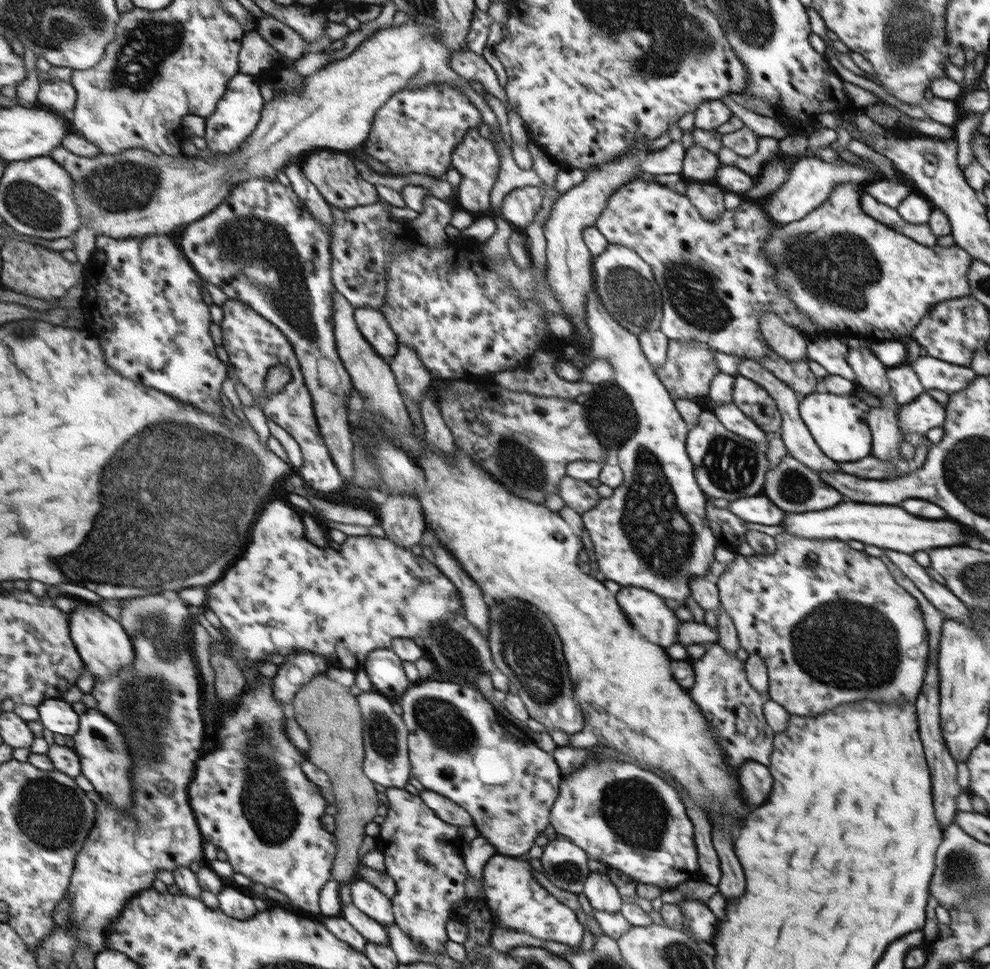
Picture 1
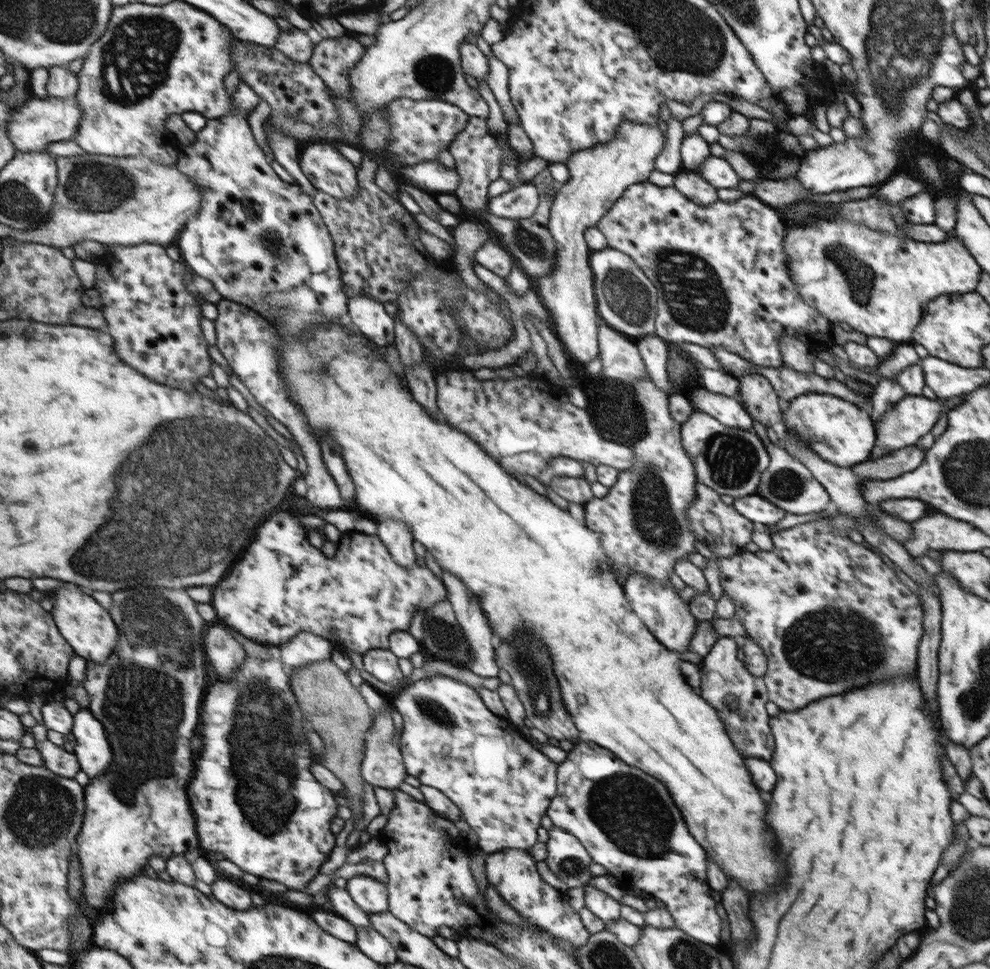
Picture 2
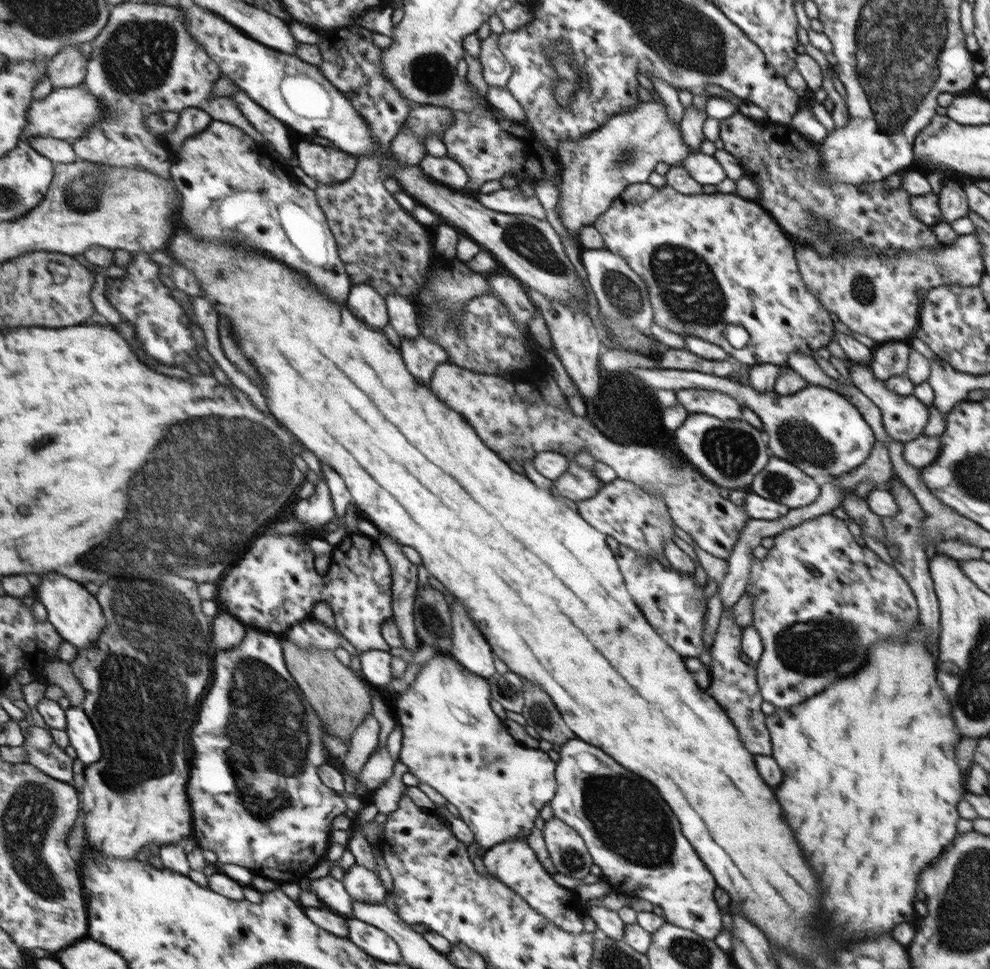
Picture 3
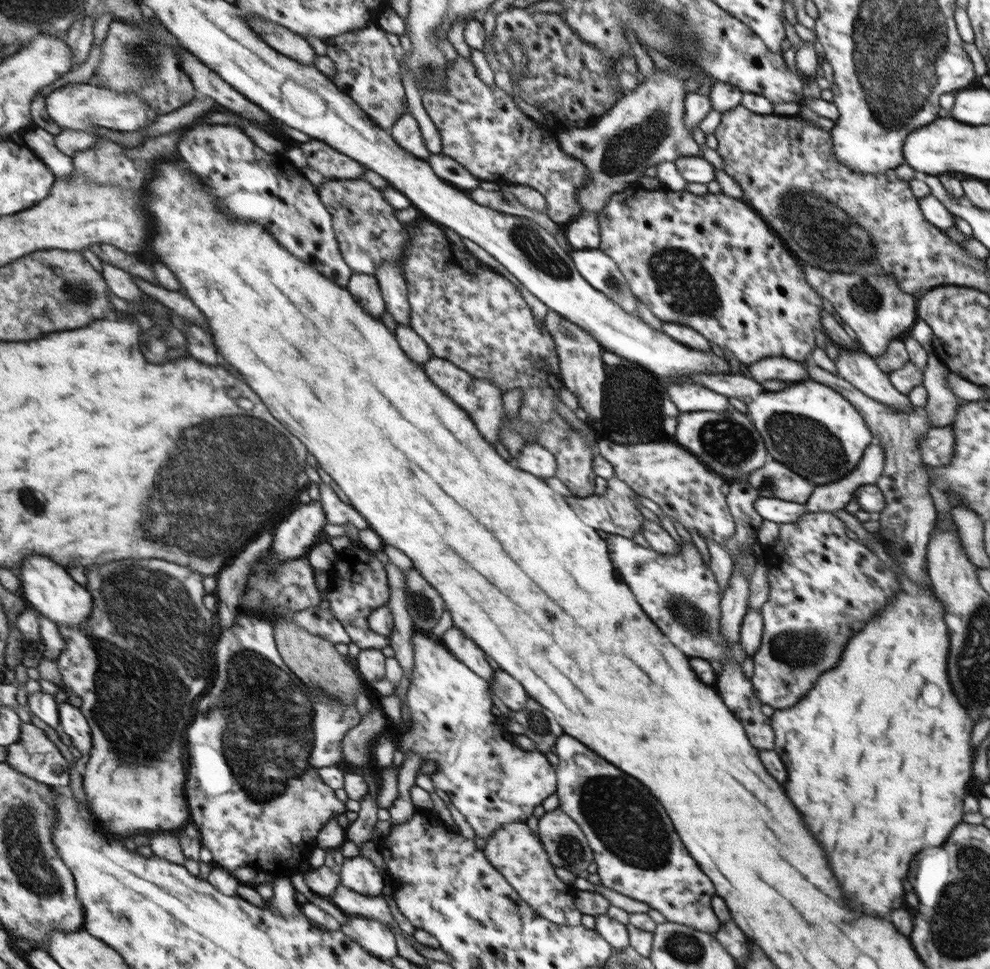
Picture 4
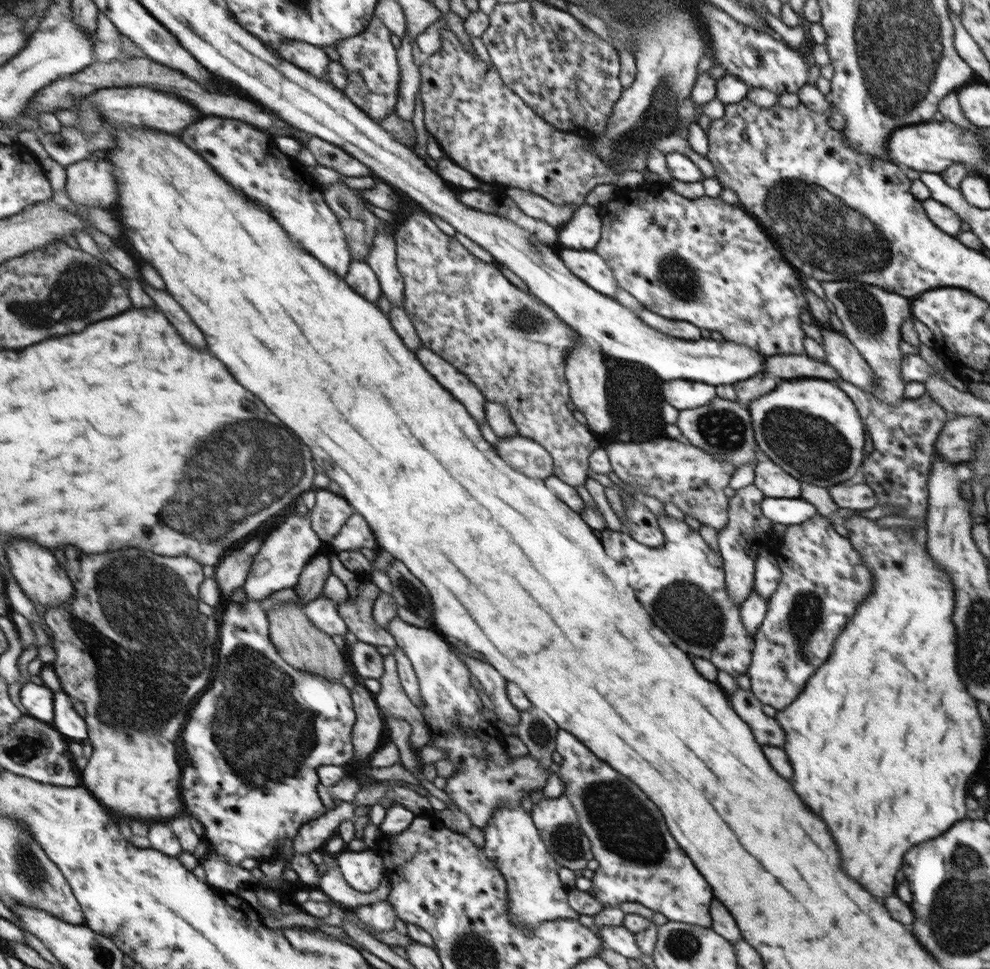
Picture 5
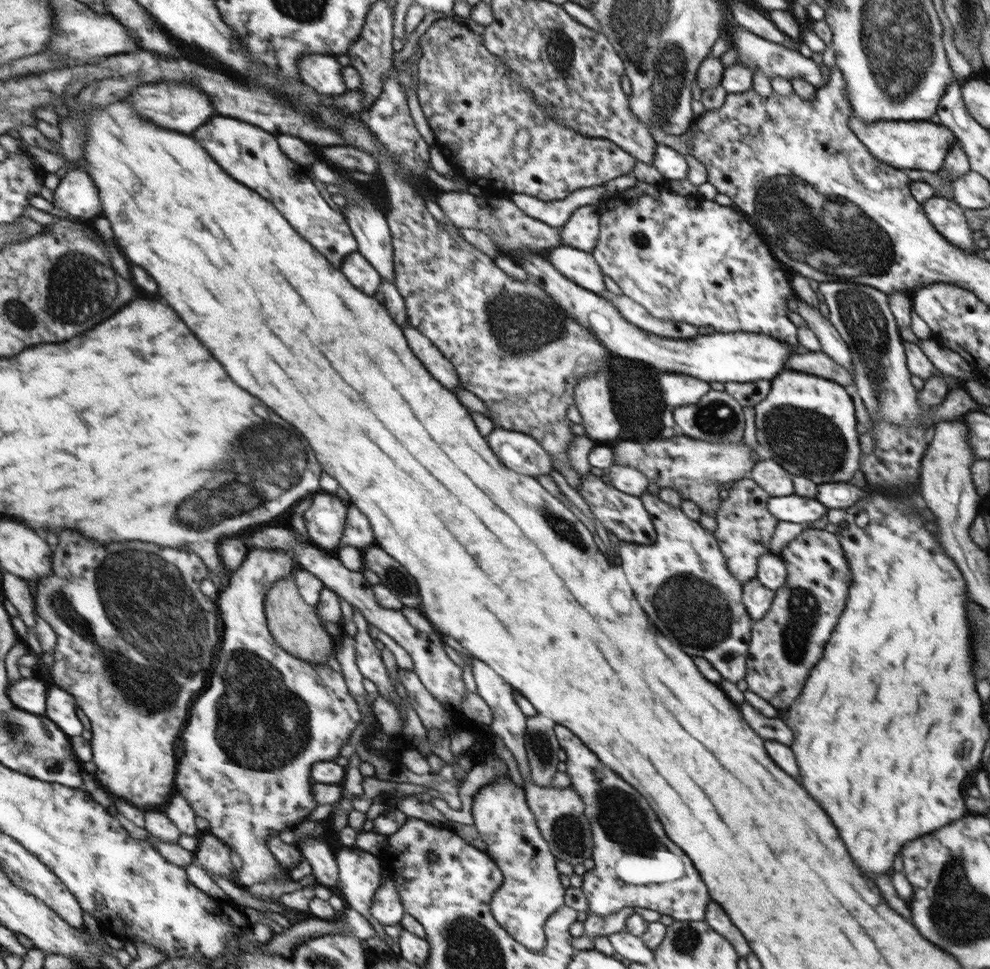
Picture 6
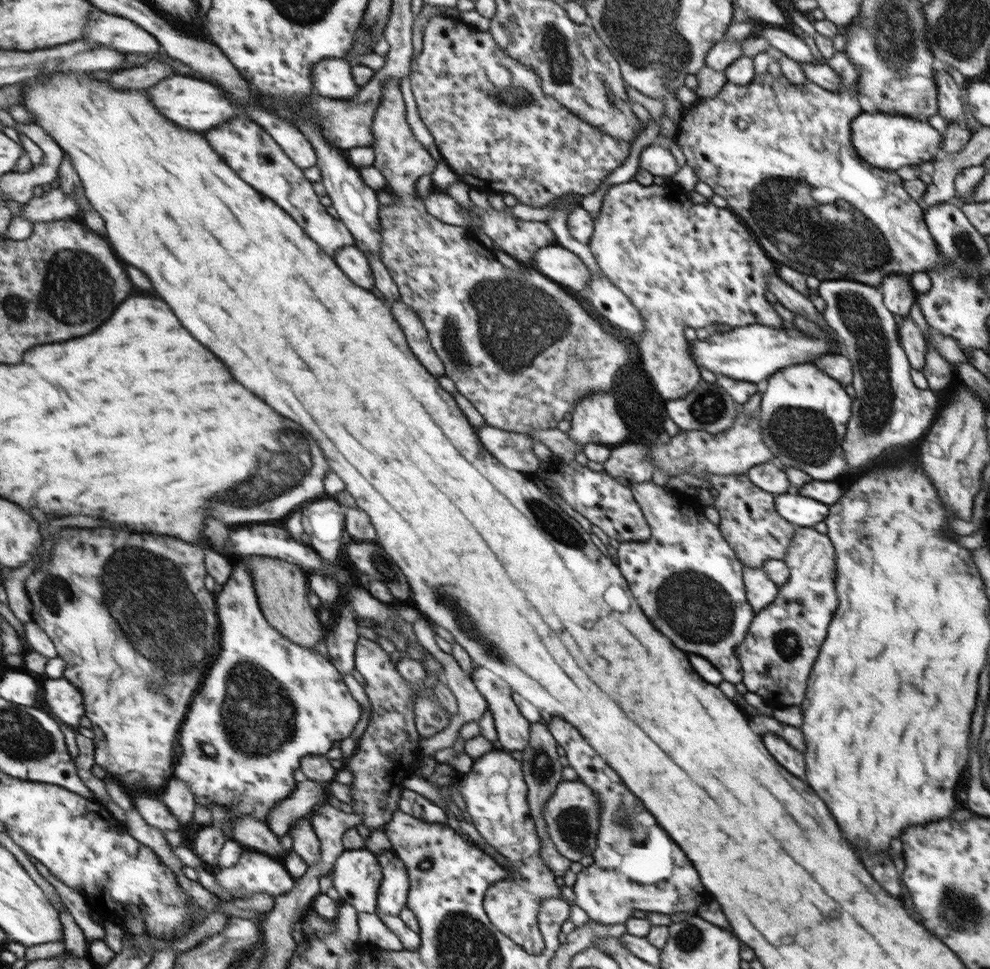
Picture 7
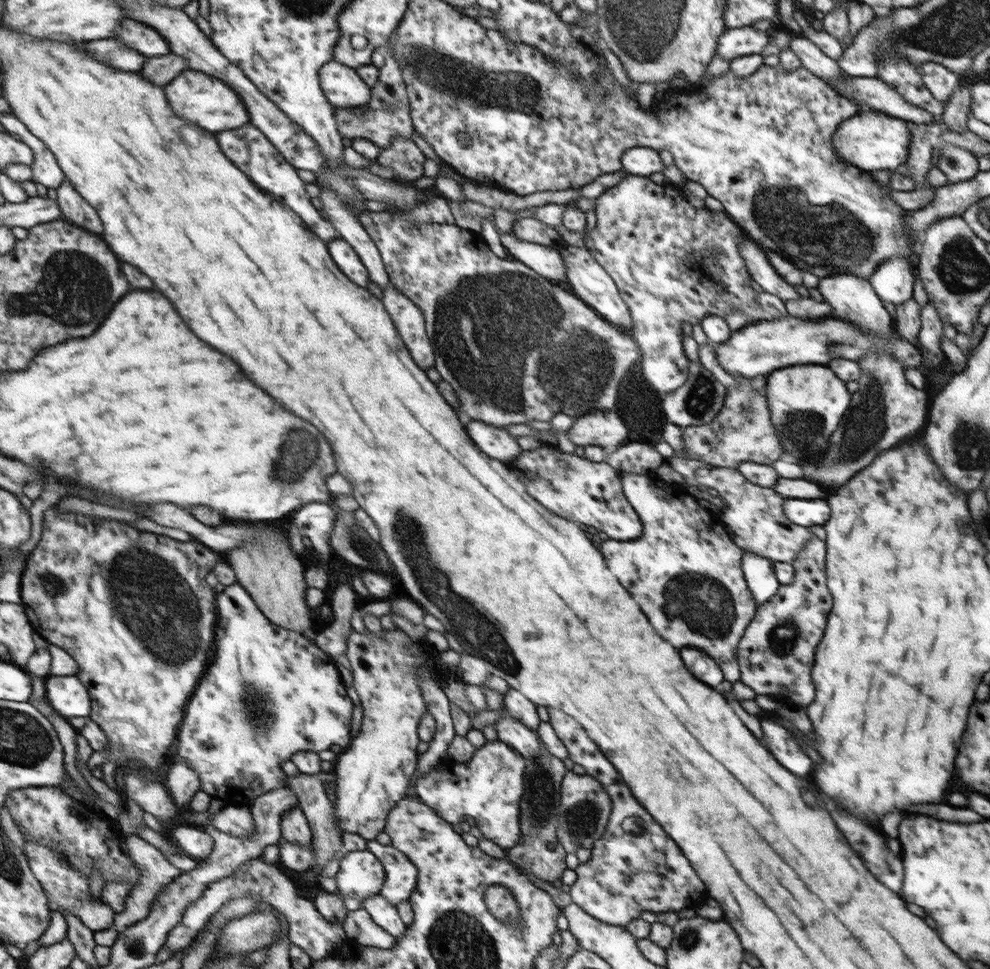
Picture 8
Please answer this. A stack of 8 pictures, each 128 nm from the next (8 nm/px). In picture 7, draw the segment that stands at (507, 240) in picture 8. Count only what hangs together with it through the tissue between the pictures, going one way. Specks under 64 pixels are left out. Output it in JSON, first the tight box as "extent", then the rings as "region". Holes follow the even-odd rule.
{"extent":[527,244,590,295],"region":[[[558,244],[540,247],[536,250],[534,257],[527,264],[534,264],[534,269],[540,270],[547,278],[564,286],[569,286],[579,295],[586,290],[585,285],[590,276],[590,270],[584,265],[580,258]]]}

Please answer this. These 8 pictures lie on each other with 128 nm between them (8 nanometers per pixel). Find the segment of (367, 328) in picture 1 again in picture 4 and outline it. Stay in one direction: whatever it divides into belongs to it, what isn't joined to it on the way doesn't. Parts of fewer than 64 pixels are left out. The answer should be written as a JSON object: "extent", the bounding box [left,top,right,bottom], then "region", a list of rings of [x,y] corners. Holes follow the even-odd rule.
{"extent":[349,272,386,317],"region":[[[355,272],[349,289],[354,293],[356,301],[360,302],[368,313],[374,317],[382,317],[386,309],[386,300],[383,298],[382,288],[375,276]]]}

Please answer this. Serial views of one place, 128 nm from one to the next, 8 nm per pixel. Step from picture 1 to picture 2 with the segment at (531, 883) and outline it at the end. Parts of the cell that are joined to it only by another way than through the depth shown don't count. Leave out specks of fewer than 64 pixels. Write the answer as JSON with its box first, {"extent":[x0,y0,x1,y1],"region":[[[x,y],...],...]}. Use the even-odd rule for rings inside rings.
{"extent":[485,849,590,947],"region":[[[502,849],[498,852],[488,853],[485,859],[485,869],[489,884],[493,884],[500,896],[522,918],[532,921],[554,937],[566,939],[576,946],[582,947],[588,942],[590,934],[582,926],[580,916],[570,906],[568,895],[560,894],[556,888],[550,888],[550,884],[546,884],[538,876],[534,858],[528,852],[524,852],[524,849]]]}

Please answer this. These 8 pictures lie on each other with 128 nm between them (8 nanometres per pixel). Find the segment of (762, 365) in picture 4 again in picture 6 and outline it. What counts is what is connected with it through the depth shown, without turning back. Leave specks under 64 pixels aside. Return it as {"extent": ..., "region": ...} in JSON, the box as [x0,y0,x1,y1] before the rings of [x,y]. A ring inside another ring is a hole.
{"extent":[786,352,853,386],"region":[[[808,352],[808,354],[794,354],[792,358],[788,358],[786,362],[788,368],[792,370],[808,370],[808,374],[824,374],[824,378],[836,378],[836,381],[844,386],[853,383],[853,374],[844,367],[844,365],[836,364],[833,358],[824,352]]]}

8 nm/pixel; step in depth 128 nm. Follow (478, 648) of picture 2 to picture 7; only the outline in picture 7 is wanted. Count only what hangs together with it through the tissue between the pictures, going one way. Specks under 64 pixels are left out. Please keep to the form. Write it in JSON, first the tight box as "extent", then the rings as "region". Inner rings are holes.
{"extent":[471,667,531,756],"region":[[[486,667],[473,671],[471,679],[492,713],[500,747],[519,756],[530,745],[531,725],[516,706],[511,687]]]}

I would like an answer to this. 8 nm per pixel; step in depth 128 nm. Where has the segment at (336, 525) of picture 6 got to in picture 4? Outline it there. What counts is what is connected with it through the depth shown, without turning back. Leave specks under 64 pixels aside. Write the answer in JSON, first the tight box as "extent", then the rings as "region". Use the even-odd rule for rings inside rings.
{"extent":[321,483,369,530],"region":[[[321,483],[321,501],[329,524],[345,526],[353,524],[359,530],[369,529],[368,523],[350,504],[346,504],[332,486]]]}

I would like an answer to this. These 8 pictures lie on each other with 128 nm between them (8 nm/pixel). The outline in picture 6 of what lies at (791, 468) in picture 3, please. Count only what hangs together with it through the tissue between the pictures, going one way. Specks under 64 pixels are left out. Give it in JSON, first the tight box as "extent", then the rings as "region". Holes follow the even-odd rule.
{"extent":[751,460,792,497],"region":[[[772,460],[758,461],[751,472],[751,480],[758,483],[770,497],[790,496],[792,490],[792,476],[784,472],[776,462]]]}

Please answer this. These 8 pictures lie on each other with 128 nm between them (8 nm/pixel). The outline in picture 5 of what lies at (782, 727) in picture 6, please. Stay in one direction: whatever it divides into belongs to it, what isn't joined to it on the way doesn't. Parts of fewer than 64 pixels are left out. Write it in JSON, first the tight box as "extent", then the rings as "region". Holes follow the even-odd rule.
{"extent":[732,688,786,746],"region":[[[737,688],[732,694],[732,702],[736,702],[736,710],[740,710],[740,718],[744,718],[744,722],[748,722],[752,730],[756,730],[756,738],[760,738],[760,742],[772,746],[784,746],[786,742],[784,729],[774,717],[762,711],[763,704],[751,690]]]}

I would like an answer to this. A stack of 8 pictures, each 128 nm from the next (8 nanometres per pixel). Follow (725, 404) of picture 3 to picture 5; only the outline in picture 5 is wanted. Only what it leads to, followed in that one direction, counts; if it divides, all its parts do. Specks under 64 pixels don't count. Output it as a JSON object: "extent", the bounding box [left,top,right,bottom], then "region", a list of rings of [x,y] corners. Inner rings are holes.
{"extent":[664,380,716,410],"region":[[[668,380],[664,382],[665,402],[672,404],[678,410],[684,408],[696,408],[702,404],[708,404],[714,396],[716,390],[714,386],[700,384],[700,382],[688,382],[688,380]]]}

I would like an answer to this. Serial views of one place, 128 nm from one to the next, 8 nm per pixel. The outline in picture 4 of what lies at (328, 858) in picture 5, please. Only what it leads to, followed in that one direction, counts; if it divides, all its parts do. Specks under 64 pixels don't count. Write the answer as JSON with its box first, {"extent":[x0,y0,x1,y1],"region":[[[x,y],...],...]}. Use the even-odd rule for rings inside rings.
{"extent":[332,882,393,930],"region":[[[342,882],[340,887],[336,889],[332,900],[351,916],[372,917],[386,923],[390,930],[393,928],[393,918],[388,903],[380,895],[368,896],[360,894]]]}

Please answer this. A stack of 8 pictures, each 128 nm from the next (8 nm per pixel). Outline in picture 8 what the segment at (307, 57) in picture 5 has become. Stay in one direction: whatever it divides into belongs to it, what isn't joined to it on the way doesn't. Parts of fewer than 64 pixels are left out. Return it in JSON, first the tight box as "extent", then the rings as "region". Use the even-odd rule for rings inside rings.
{"extent":[320,60,371,108],"region":[[[334,60],[323,67],[320,78],[324,91],[337,108],[356,108],[371,101],[371,86],[350,66]]]}

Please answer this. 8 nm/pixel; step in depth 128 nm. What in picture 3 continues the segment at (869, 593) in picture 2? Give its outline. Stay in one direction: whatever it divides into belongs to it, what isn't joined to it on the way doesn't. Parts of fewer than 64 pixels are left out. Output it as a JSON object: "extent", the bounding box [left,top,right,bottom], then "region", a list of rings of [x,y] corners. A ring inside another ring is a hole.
{"extent":[745,514,920,709],"region":[[[826,514],[787,528],[774,537],[775,544],[768,558],[756,560],[750,570],[745,592],[754,599],[752,626],[760,633],[763,644],[762,656],[755,668],[756,682],[763,700],[776,709],[799,705],[814,697],[838,676],[858,668],[870,644],[896,634],[906,636],[920,622],[918,600],[910,584],[892,565],[857,544],[847,524]]]}

